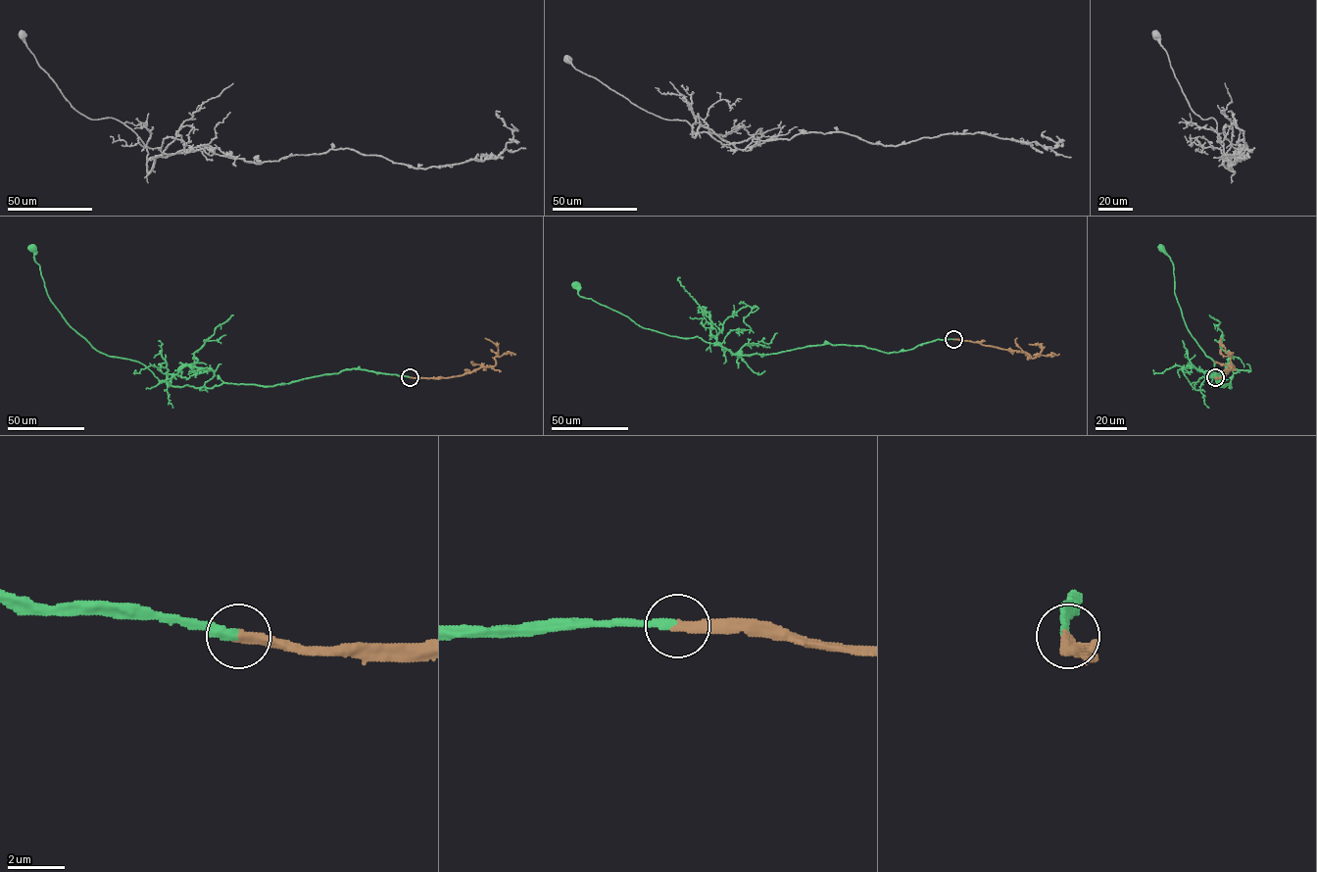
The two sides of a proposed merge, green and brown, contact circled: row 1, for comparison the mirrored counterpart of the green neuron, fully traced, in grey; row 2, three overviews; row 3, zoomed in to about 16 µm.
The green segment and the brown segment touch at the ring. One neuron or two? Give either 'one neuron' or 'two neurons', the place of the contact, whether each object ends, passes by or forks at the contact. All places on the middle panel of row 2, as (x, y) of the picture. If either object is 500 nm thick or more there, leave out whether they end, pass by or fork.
one neuron; at (953, 339); green ends there; brown ends there

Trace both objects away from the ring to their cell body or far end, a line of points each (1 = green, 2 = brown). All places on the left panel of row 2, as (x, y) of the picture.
1: (410, 377), (354, 368), (271, 386), (172, 386), (138, 362), (100, 353), (74, 331), (50, 299), (31, 247)
2: (410, 377), (451, 377), (494, 365), (498, 346), (485, 338)

